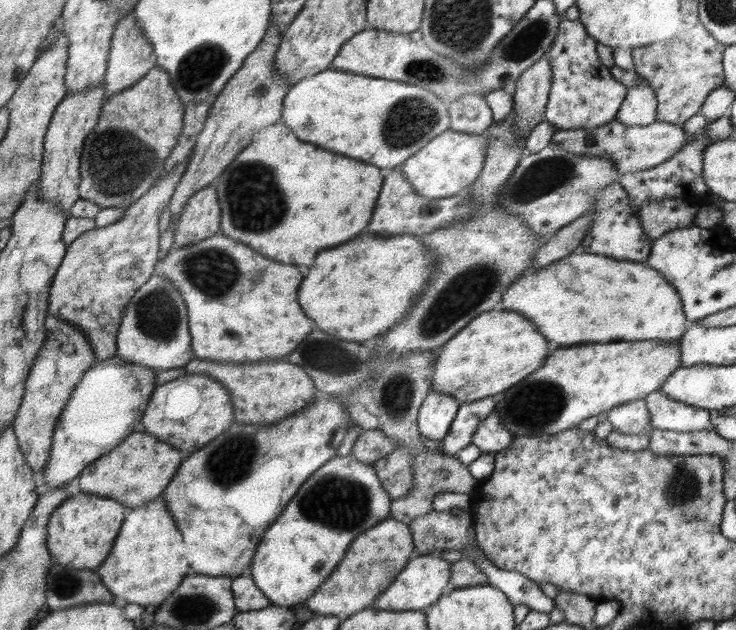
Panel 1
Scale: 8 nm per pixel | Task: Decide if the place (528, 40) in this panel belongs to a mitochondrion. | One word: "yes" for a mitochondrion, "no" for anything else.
yes

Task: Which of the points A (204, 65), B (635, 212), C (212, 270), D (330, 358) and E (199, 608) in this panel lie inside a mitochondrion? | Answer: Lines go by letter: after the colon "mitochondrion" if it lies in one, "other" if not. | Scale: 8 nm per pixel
A: mitochondrion
B: other
C: mitochondrion
D: mitochondrion
E: mitochondrion

